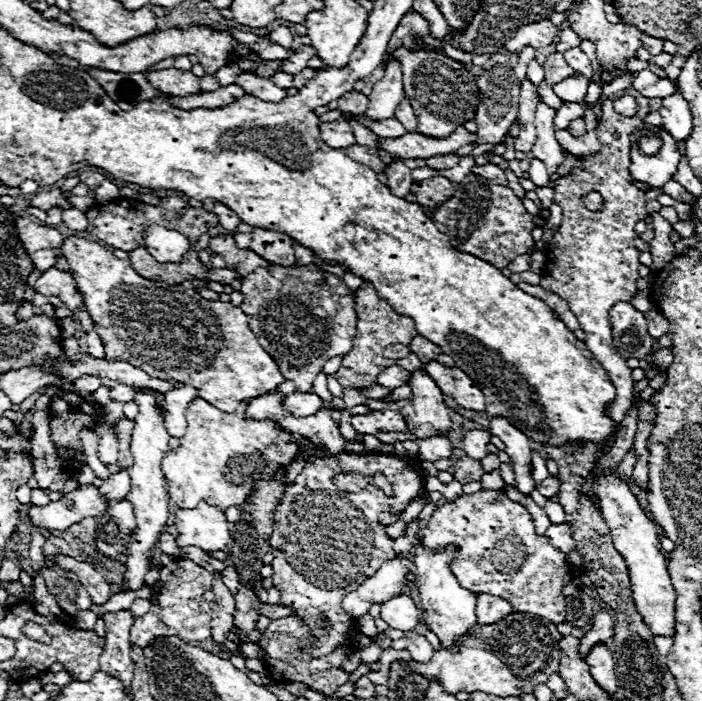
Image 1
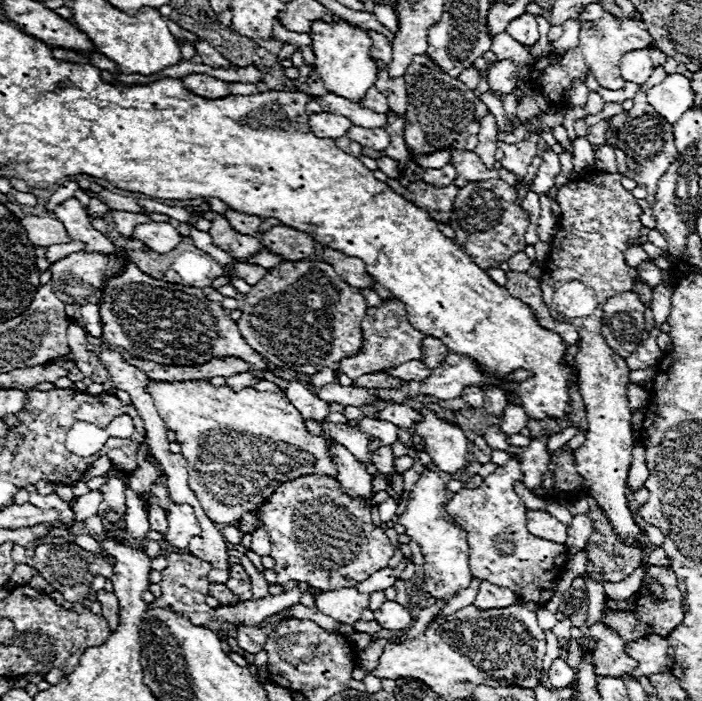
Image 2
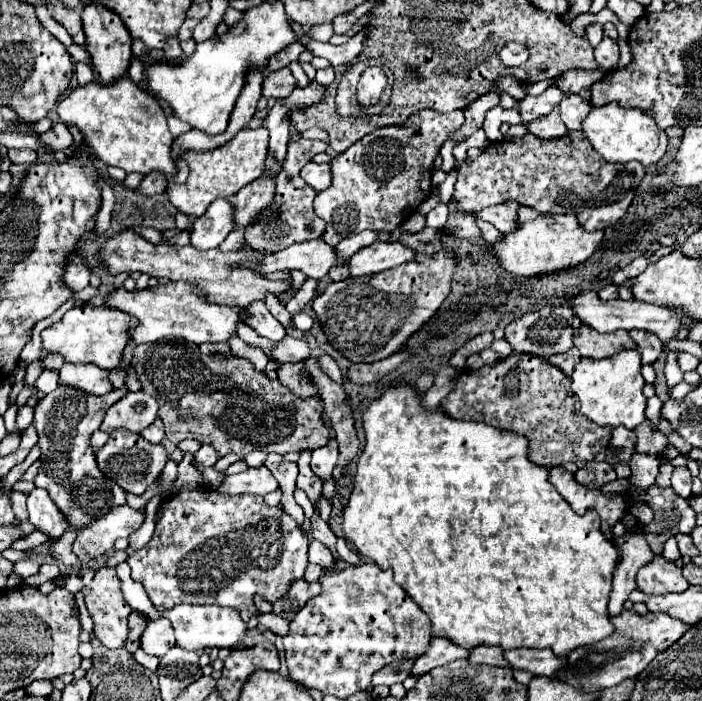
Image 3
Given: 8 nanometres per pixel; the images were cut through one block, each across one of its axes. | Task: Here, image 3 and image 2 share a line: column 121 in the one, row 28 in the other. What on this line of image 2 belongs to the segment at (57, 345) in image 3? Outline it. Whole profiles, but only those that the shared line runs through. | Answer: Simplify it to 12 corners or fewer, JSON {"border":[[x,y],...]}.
{"border":[[312,24],[316,72],[360,102],[376,82],[366,30]]}

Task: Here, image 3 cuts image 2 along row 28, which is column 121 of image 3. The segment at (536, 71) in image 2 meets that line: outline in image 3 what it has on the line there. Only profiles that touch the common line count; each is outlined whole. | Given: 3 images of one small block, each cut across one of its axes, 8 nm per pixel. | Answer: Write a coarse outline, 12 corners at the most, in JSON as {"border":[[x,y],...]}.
{"border":[[102,567],[82,590],[96,638],[126,644],[132,608],[115,568]]}

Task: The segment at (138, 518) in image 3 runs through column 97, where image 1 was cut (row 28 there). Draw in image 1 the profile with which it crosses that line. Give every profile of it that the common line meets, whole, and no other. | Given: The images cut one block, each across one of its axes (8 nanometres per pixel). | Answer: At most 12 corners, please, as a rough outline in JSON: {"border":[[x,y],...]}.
{"border":[[550,20],[524,24],[504,48],[520,52],[526,44],[544,48],[558,36]]}

